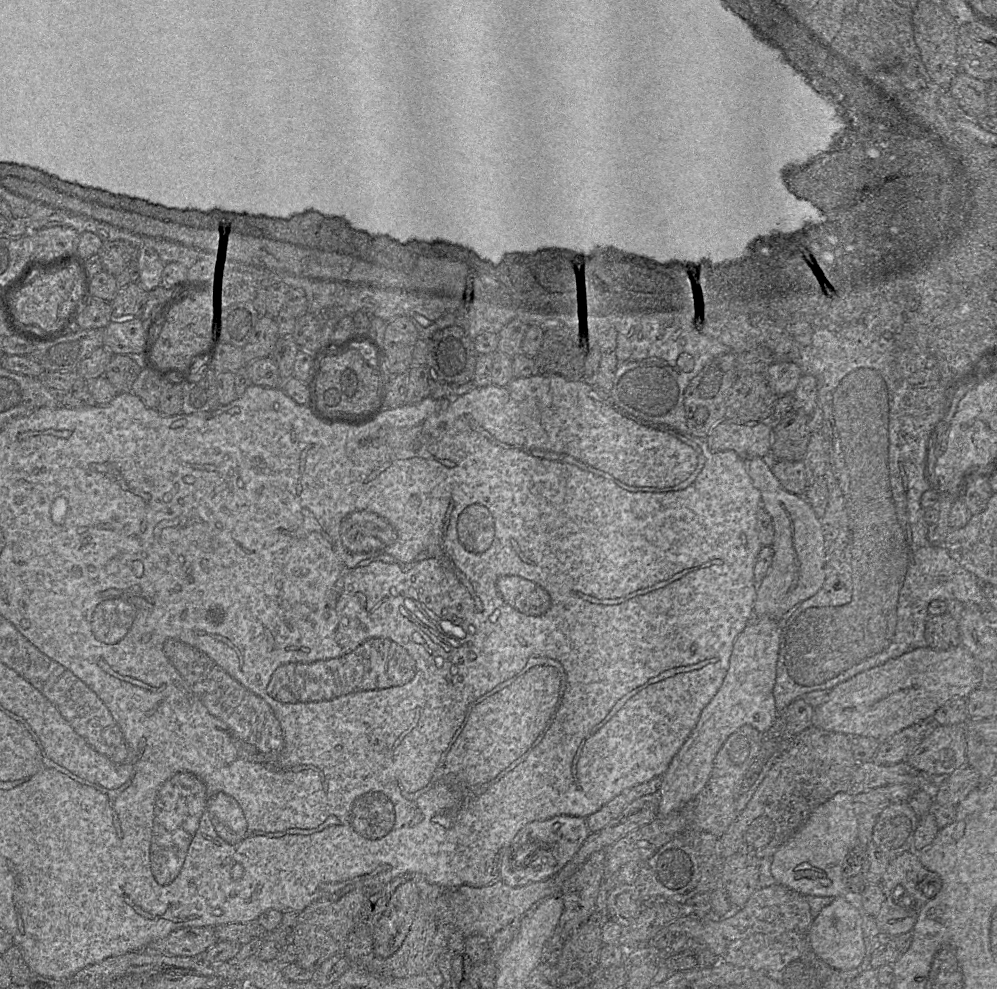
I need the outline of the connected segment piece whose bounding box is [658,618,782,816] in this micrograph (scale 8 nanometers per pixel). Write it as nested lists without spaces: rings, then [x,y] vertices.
[[[757,618],[735,642],[731,666],[720,690],[702,711],[695,727],[664,774],[658,790],[661,796],[659,816],[681,811],[702,792],[711,777],[719,751],[733,733],[744,725],[750,725],[763,734],[775,722],[778,711],[774,687],[781,631],[781,621]]]

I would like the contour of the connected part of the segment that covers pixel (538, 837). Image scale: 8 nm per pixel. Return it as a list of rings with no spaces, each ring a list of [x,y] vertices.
[[[560,814],[550,818],[536,820],[525,825],[514,838],[510,849],[504,852],[501,864],[501,881],[512,887],[545,880],[559,872],[578,852],[591,834],[588,826],[589,815]]]

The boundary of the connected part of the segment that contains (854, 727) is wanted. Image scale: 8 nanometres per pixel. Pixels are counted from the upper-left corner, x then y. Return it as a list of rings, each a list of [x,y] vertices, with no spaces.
[[[965,646],[949,650],[917,648],[835,686],[829,691],[828,700],[814,708],[812,726],[849,737],[872,737],[882,743],[901,730],[933,716],[950,699],[967,698],[980,687],[980,683],[978,663]]]

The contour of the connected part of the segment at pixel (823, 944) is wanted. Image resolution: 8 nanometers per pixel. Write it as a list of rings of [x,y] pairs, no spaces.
[[[848,892],[836,897],[813,920],[810,928],[811,950],[834,970],[847,972],[860,967],[866,957],[862,921],[863,912],[851,902]]]

